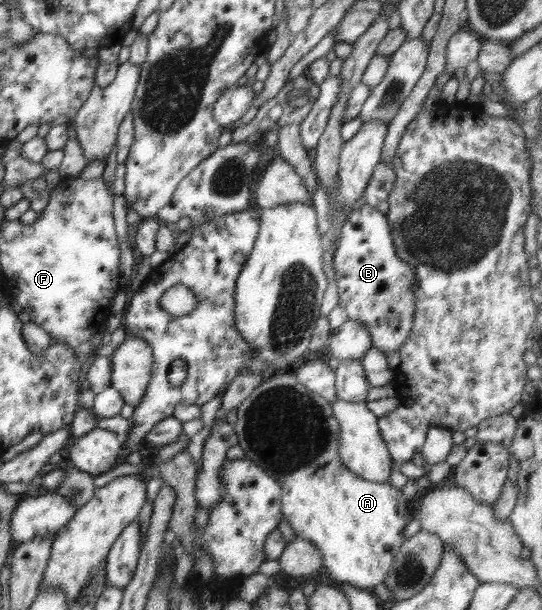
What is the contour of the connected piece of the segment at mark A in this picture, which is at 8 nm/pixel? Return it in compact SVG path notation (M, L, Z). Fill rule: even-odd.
M293 368L275 372L239 405L234 431L245 458L255 462L281 485L284 518L297 536L310 541L321 552L327 575L360 590L373 591L379 583L384 583L395 554L406 540L403 530L407 525L407 500L389 482L366 481L344 466L339 456L341 426L337 417L333 417L329 400L301 385Z

